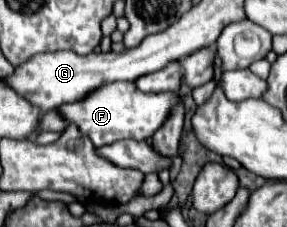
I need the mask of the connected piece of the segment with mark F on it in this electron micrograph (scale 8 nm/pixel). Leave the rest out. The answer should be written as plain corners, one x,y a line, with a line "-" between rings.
112,81
100,85
100,89
94,89
80,101
60,105
60,109
56,111
66,123
74,123
80,133
86,135
96,147
102,147
120,139
146,141
156,133
156,129
160,129
176,103
176,93
144,93
132,81

